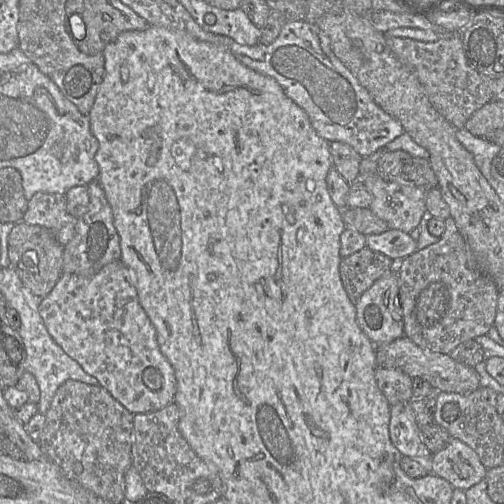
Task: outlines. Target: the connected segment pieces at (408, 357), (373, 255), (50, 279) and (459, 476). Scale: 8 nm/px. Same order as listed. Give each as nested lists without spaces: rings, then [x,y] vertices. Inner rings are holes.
[[[407,337],[376,346],[376,367],[395,368],[409,377],[427,381],[435,392],[451,392],[467,395],[480,387],[478,373],[473,367],[455,361],[449,354],[422,349]]]
[[[364,247],[360,251],[342,258],[339,272],[349,298],[355,303],[386,272],[399,272],[389,257]]]
[[[21,221],[15,224],[9,236],[10,266],[17,272],[24,286],[40,299],[51,292],[63,274],[63,252],[64,246],[43,226]]]
[[[453,437],[445,448],[432,455],[430,468],[454,489],[464,491],[479,483],[487,472],[476,452]]]

